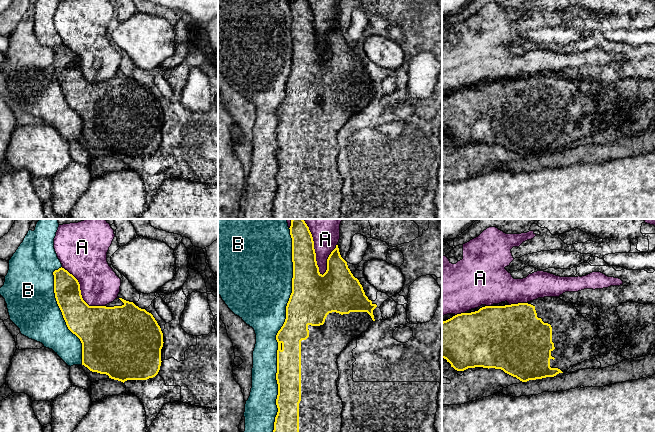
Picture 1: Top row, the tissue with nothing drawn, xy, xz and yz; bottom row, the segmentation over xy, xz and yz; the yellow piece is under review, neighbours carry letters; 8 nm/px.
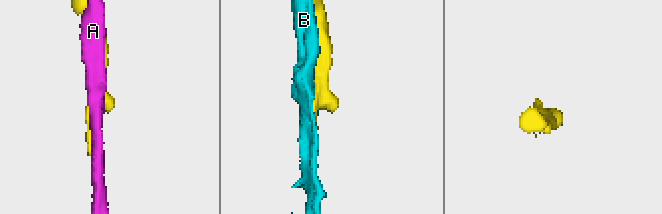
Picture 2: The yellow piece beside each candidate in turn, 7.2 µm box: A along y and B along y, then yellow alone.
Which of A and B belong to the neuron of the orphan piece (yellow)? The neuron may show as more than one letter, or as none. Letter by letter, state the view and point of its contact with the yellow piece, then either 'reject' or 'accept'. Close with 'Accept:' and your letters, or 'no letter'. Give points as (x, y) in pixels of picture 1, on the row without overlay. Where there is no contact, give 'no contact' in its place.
A: contact xz (314, 26); reject
B: contact xz (276, 111); reject
Accept: no letter

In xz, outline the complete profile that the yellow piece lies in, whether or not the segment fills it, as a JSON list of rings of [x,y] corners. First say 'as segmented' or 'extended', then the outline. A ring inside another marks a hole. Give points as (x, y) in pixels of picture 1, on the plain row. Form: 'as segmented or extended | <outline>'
extended | [[[291,0],[290,11],[292,14],[292,38],[293,38],[293,54],[292,54],[292,69],[286,82],[286,95],[276,111],[278,118],[277,126],[277,149],[276,156],[278,160],[278,171],[276,181],[278,184],[274,198],[274,206],[271,219],[340,219],[340,208],[342,204],[342,186],[343,178],[338,171],[337,156],[339,146],[337,142],[337,134],[354,114],[357,114],[362,108],[365,108],[371,99],[375,97],[373,86],[377,83],[365,71],[362,61],[359,56],[353,52],[348,44],[347,38],[341,33],[338,21],[331,28],[327,35],[327,46],[322,51],[319,48],[319,43],[316,37],[316,29],[314,25],[314,17],[312,10],[307,0]]]

